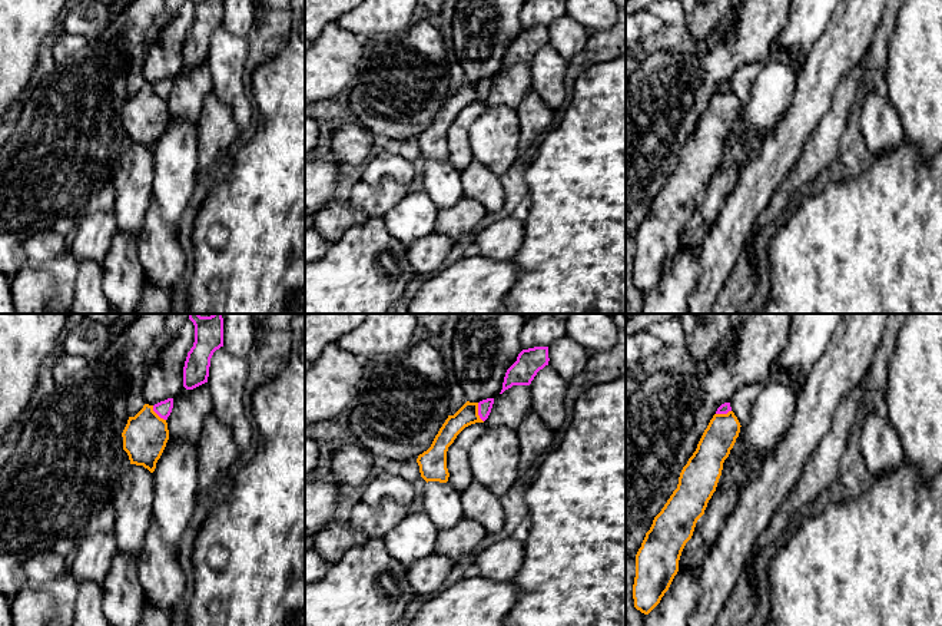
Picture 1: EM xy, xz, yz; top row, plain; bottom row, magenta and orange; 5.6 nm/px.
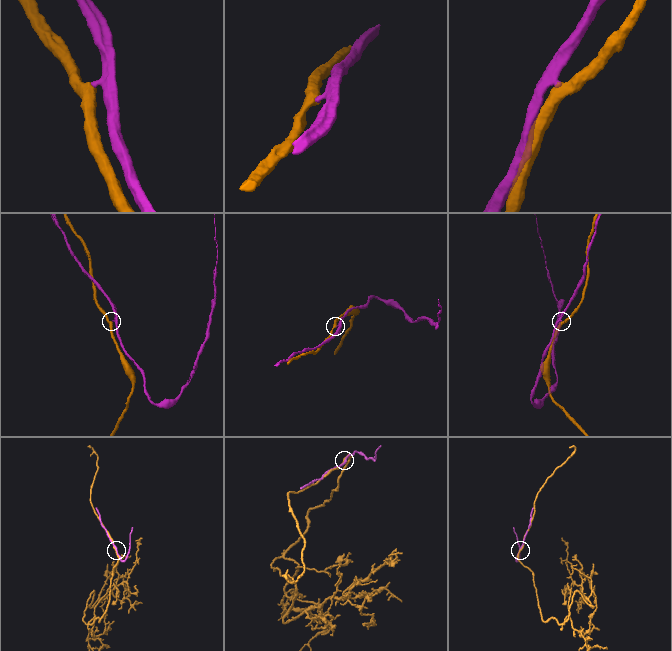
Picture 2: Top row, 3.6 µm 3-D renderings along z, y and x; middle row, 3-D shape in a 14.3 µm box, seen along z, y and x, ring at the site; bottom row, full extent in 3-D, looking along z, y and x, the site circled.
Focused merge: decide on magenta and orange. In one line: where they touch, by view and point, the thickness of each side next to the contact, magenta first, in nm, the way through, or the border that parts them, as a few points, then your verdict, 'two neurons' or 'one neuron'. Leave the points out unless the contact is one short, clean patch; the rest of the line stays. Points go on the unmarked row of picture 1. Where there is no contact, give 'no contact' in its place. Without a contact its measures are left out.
xz (478, 92) | 80/110 nm | along xz (477, 82), (477, 93), (483, 100) | two neurons

